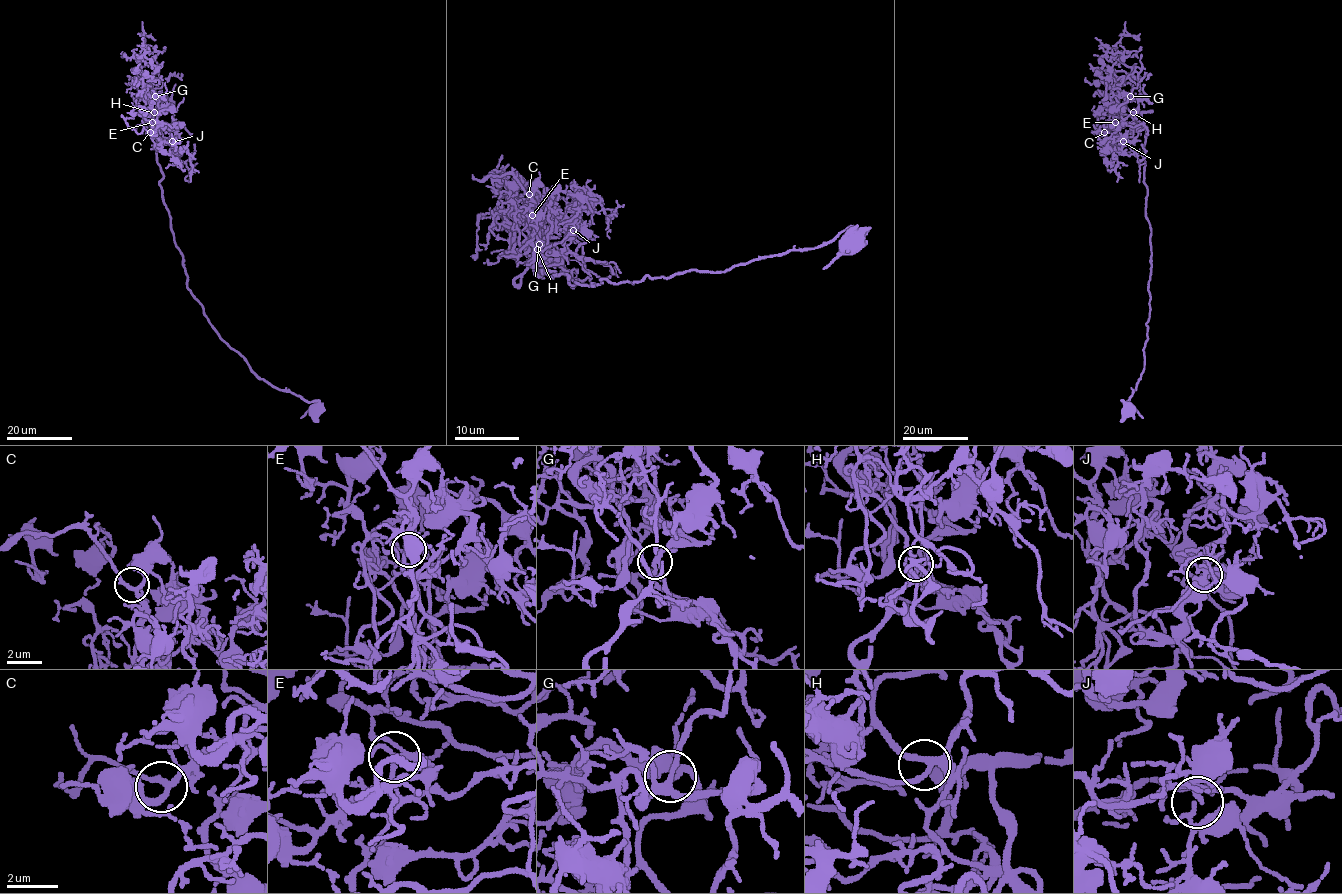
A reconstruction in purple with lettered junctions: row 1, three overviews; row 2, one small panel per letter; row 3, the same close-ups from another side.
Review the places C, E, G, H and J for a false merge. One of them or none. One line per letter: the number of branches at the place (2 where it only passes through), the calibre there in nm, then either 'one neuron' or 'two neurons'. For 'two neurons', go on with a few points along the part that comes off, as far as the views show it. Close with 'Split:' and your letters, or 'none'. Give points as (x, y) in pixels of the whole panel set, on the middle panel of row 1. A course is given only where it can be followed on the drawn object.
C: branches 4; calibre 200 nm; one neuron
E: branches 4; calibre 160 nm; one neuron
G: branches 4; calibre 240 nm; one neuron
H: branches 4; calibre 240 nm; one neuron
J: branches 4; calibre 200 nm; one neuron
Split: none

